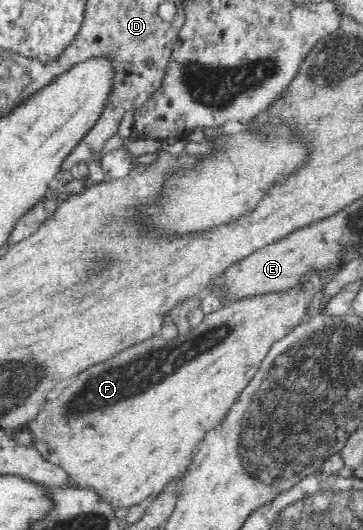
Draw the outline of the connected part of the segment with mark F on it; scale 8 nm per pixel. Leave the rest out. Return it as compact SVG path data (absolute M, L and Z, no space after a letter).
M315 266L304 271L299 277L299 280L288 289L281 291L271 291L259 296L250 296L238 300L237 302L225 304L219 307L213 312L205 314L203 321L193 330L187 330L187 334L175 334L175 337L169 337L168 339L160 336L149 337L149 340L143 340L127 350L123 350L121 354L115 354L113 358L101 362L101 364L95 364L95 366L89 366L85 368L75 380L71 380L57 398L51 398L46 400L38 413L29 419L23 426L31 432L31 444L35 447L42 456L45 462L50 462L54 466L59 467L60 470L67 475L67 486L71 488L91 489L103 504L108 506L111 512L117 512L121 508L128 508L135 506L143 502L150 496L155 496L162 491L162 488L166 485L166 482L173 475L185 474L189 463L191 462L191 454L193 450L197 448L195 444L199 440L203 440L205 430L209 429L209 426L213 426L215 420L219 420L223 416L223 412L231 406L235 394L249 382L249 378L253 376L253 372L257 370L257 366L261 364L261 360L266 357L268 350L273 346L274 342L277 342L280 338L285 337L291 330L294 330L301 322L301 318L304 313L304 308L311 298L311 295L318 289L320 283L320 272Z

